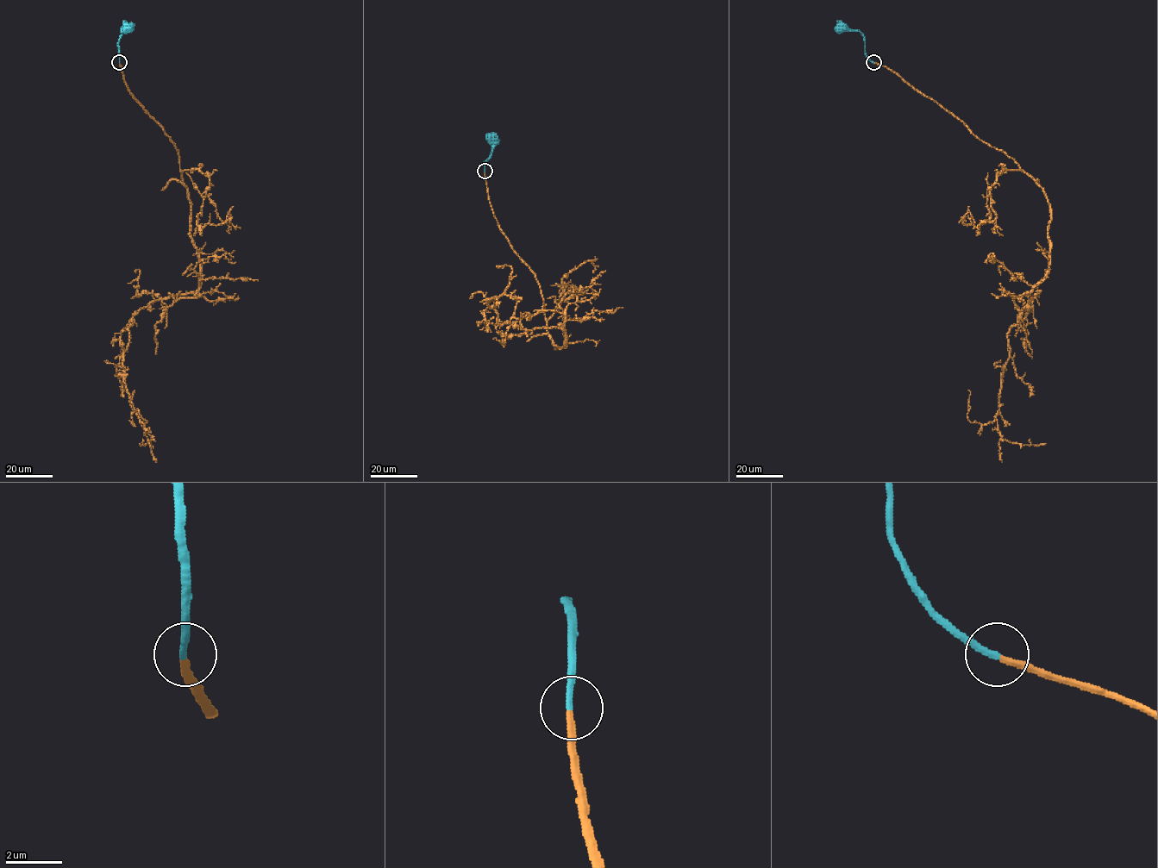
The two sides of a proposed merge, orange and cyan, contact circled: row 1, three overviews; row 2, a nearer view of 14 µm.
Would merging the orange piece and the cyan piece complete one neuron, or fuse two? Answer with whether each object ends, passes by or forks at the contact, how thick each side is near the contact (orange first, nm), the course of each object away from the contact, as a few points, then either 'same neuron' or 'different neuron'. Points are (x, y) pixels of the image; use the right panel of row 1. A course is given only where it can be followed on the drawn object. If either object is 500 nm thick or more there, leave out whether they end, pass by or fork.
orange ends | cyan ends | 240/240 nm | orange via (873, 62), (1003, 151), (1047, 198), (1048, 272), (1008, 334), (996, 415), (1003, 439), (1046, 443) | cyan via (873, 62), (865, 53), (865, 40), (859, 31), (840, 28) | same neuron

